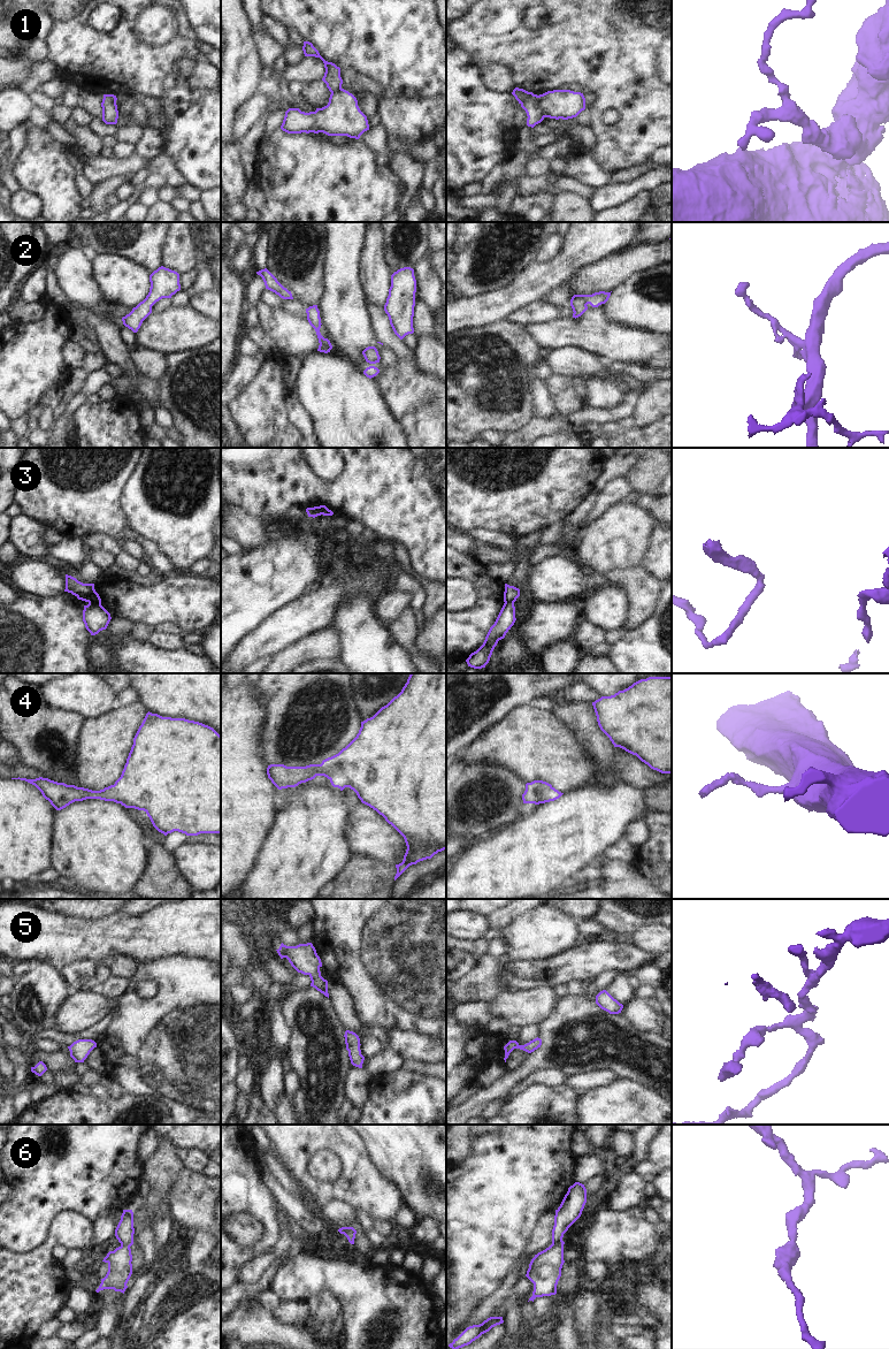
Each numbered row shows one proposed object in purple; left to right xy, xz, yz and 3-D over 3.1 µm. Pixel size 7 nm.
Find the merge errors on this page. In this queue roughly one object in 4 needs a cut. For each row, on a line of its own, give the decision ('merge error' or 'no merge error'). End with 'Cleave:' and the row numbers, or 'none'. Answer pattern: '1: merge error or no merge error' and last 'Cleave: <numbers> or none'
1: merge error
2: no merge error
3: merge error
4: no merge error
5: no merge error
6: no merge error
Cleave: 1, 3

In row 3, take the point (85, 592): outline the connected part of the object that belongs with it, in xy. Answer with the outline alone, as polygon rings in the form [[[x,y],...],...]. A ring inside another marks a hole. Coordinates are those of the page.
[[[66,574],[64,592],[71,593],[78,600],[101,604],[101,599],[94,589],[94,584],[83,584],[78,581],[76,578],[68,574]]]

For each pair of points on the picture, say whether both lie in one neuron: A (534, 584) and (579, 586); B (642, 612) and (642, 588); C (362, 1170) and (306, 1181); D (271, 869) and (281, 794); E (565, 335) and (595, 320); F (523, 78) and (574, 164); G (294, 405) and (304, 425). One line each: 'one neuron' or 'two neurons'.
A: one neuron
B: one neuron
C: one neuron
D: two neurons
E: one neuron
F: two neurons
G: one neuron

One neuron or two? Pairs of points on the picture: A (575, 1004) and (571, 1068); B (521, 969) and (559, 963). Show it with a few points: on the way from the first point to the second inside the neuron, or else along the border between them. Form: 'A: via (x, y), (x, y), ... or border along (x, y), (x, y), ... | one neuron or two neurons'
A: via (575, 1020), (574, 1052) | one neuron
B: via (530, 969), (550, 966) | one neuron

